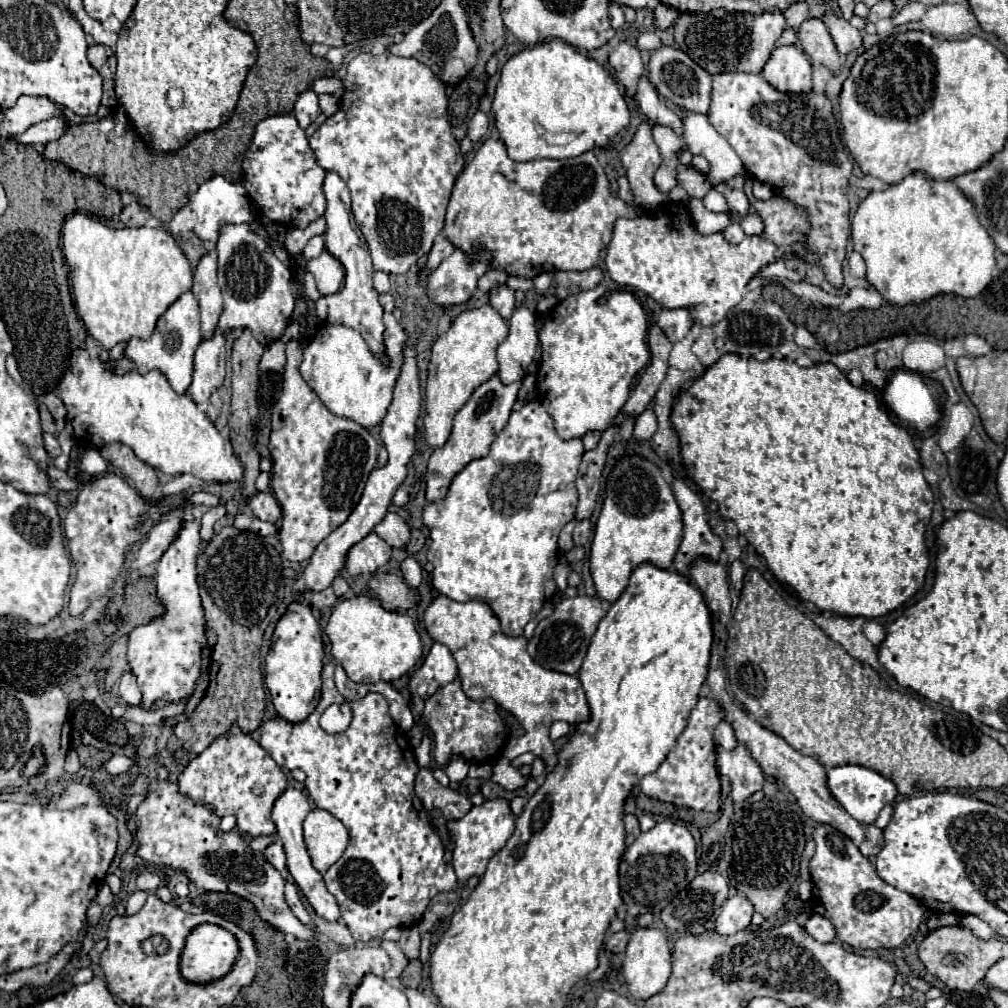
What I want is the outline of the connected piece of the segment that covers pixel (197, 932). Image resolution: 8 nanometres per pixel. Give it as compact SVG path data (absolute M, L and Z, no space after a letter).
M201 924L187 936L187 944L181 954L181 974L185 980L195 984L213 982L231 970L237 954L239 954L237 938L231 932L217 924Z

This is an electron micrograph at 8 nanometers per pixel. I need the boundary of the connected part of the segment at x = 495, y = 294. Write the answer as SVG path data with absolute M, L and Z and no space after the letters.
M505 284L491 290L491 306L499 312L499 316L503 320L509 320L513 310L515 310L515 294L513 294L513 290L509 290Z

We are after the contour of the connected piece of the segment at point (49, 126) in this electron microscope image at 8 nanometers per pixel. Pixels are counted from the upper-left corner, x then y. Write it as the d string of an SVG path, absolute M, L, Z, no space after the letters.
M49 118L45 122L39 122L39 124L33 124L31 128L27 128L23 134L17 134L17 136L3 136L3 138L13 138L17 140L19 144L23 146L45 146L47 142L53 142L53 140L59 140L63 136L67 128L67 120L61 120L61 118Z

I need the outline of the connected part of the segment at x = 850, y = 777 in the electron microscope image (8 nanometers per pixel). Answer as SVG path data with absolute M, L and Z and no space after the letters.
M849 764L849 766L829 768L827 770L827 784L829 784L829 790L835 796L835 800L847 810L847 814L851 814L861 824L873 824L877 820L879 812L883 810L883 806L895 802L895 798L897 798L897 788L891 780L887 780L879 772L863 768L863 766Z

